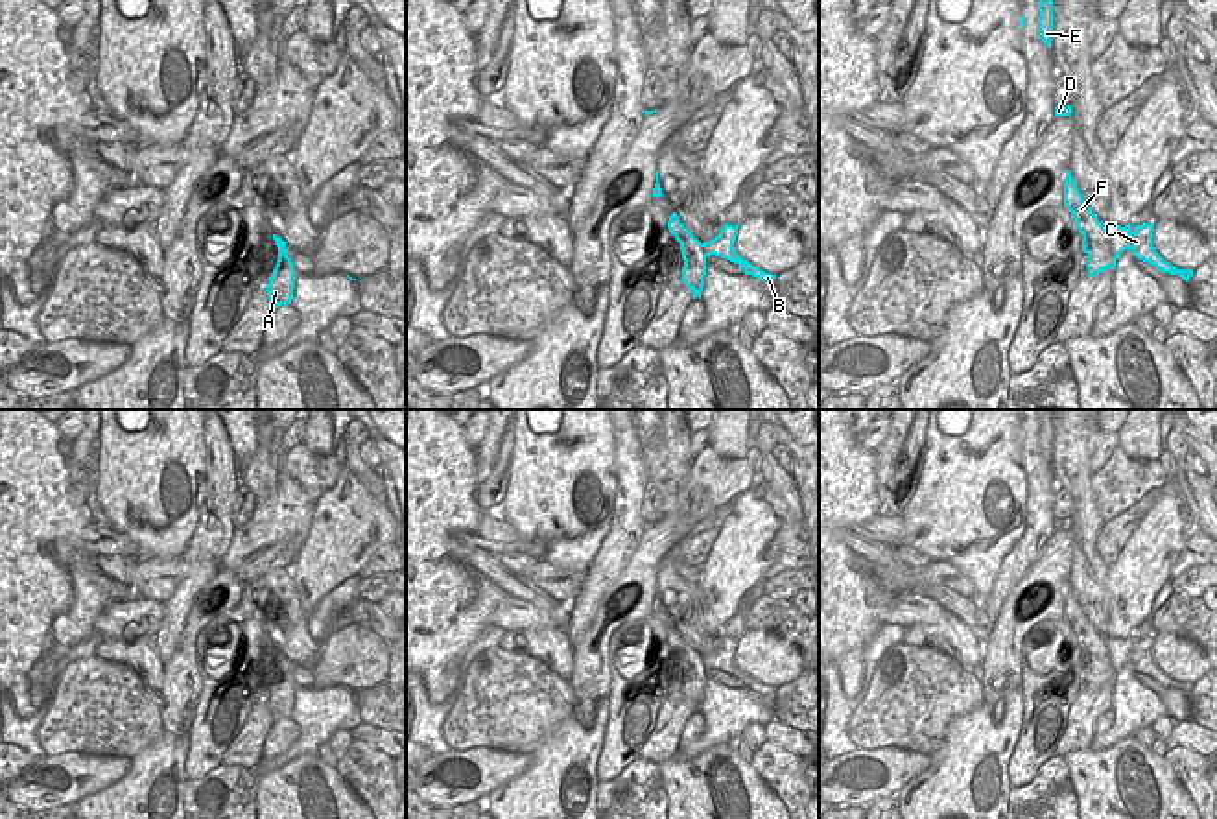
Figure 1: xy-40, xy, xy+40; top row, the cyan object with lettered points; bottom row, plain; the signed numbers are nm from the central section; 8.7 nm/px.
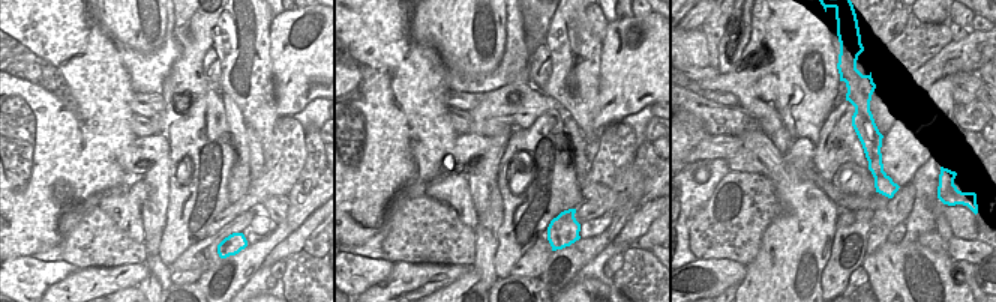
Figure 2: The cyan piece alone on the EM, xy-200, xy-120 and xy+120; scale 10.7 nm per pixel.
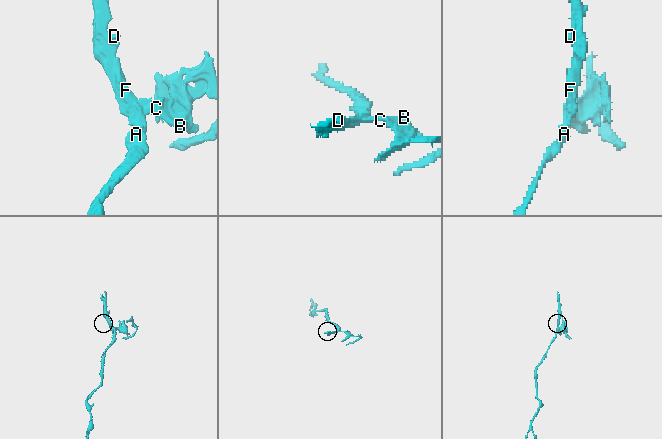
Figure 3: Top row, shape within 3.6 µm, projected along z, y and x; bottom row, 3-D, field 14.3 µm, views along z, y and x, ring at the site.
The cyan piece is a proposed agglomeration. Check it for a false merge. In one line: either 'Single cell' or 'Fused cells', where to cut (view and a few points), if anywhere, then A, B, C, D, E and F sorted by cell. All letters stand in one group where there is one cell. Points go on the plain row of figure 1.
Fused cells. Split along xy+40 (1105, 642), (1116, 670). Groups: A D E F / B C

